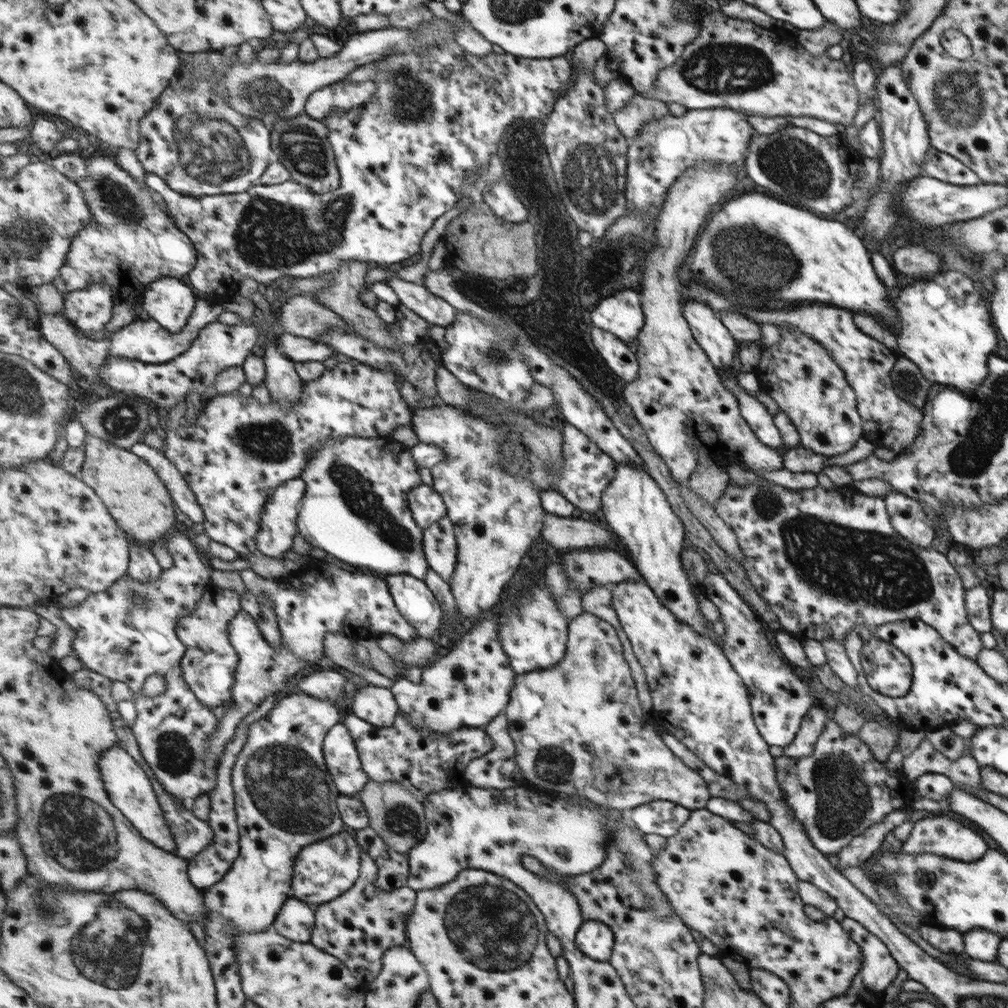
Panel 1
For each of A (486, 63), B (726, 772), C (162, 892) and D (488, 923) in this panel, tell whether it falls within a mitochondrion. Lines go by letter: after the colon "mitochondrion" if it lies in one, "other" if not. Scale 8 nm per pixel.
A: other
B: other
C: other
D: mitochondrion

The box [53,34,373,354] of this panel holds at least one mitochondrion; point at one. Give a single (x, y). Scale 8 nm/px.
(269, 235)

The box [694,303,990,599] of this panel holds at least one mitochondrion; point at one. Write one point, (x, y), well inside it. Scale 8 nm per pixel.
(909, 383)

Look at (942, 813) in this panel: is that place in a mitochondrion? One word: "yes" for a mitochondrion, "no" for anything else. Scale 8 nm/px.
no

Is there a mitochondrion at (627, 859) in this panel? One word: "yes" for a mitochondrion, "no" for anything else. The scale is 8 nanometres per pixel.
yes

